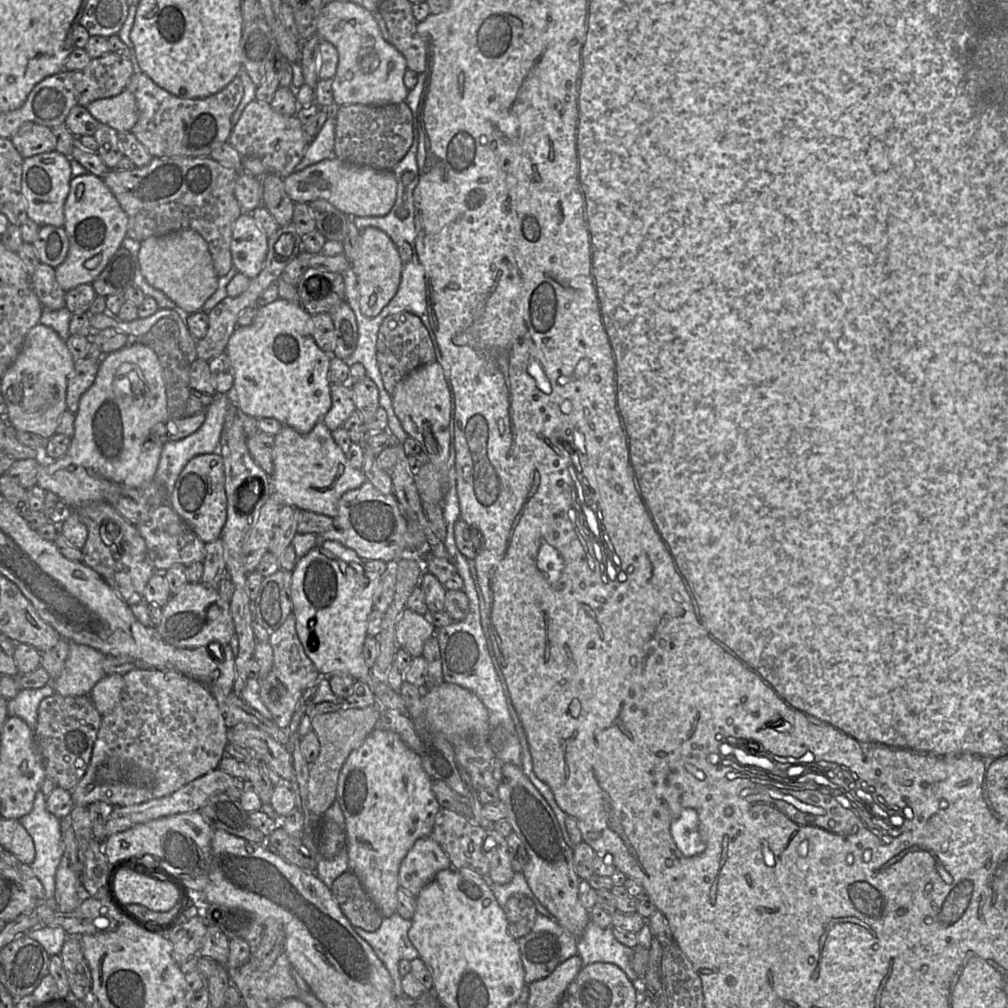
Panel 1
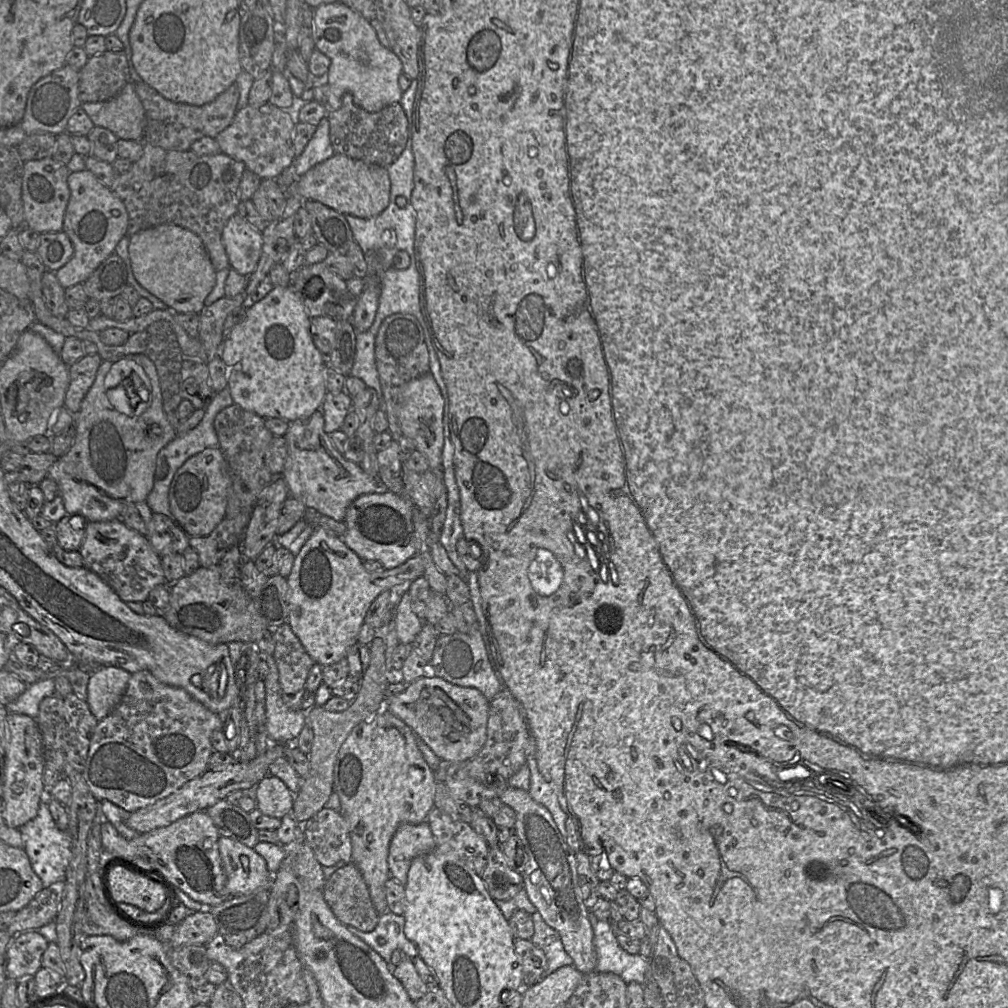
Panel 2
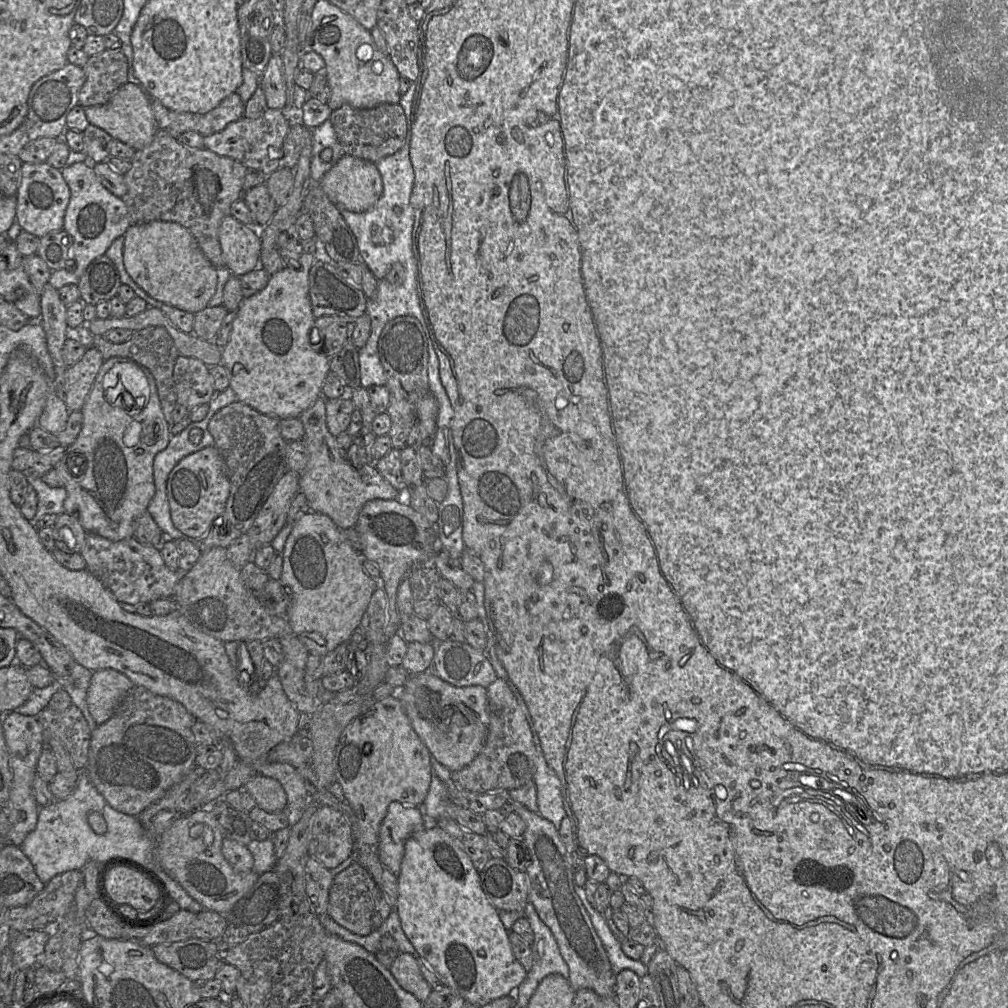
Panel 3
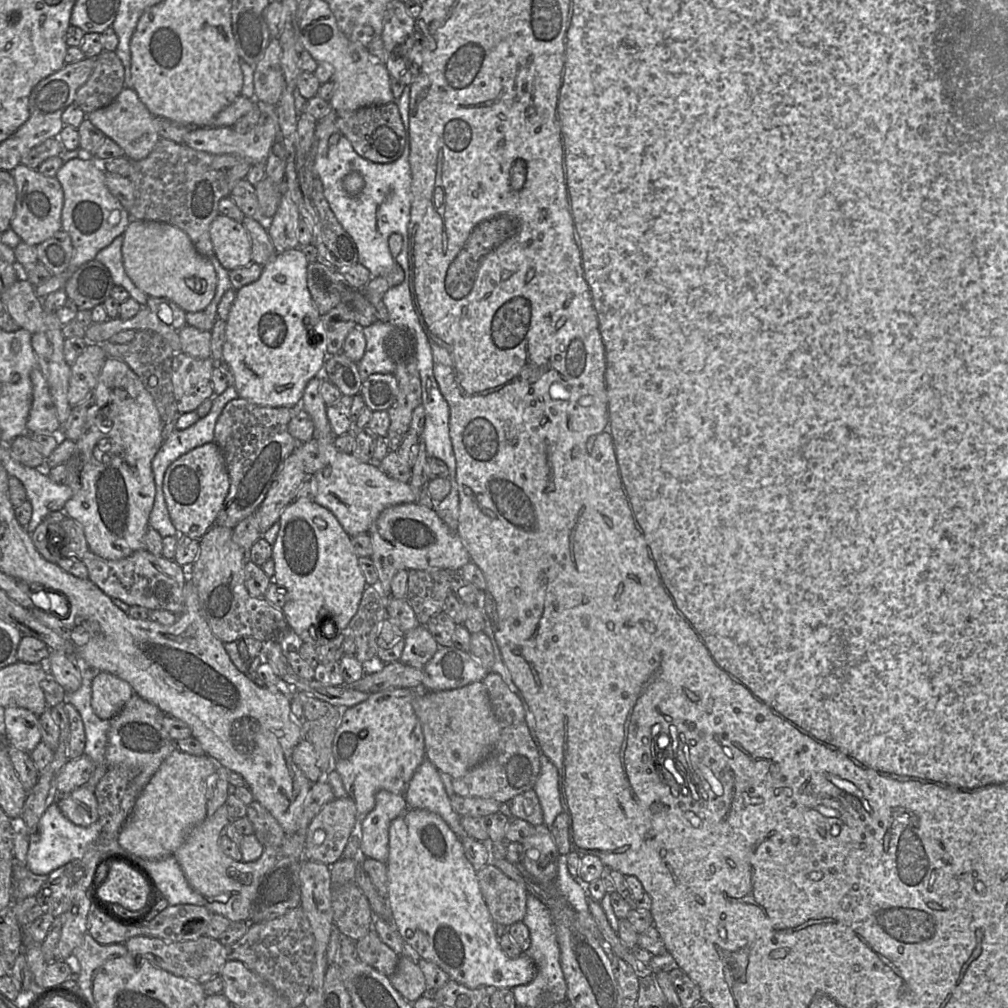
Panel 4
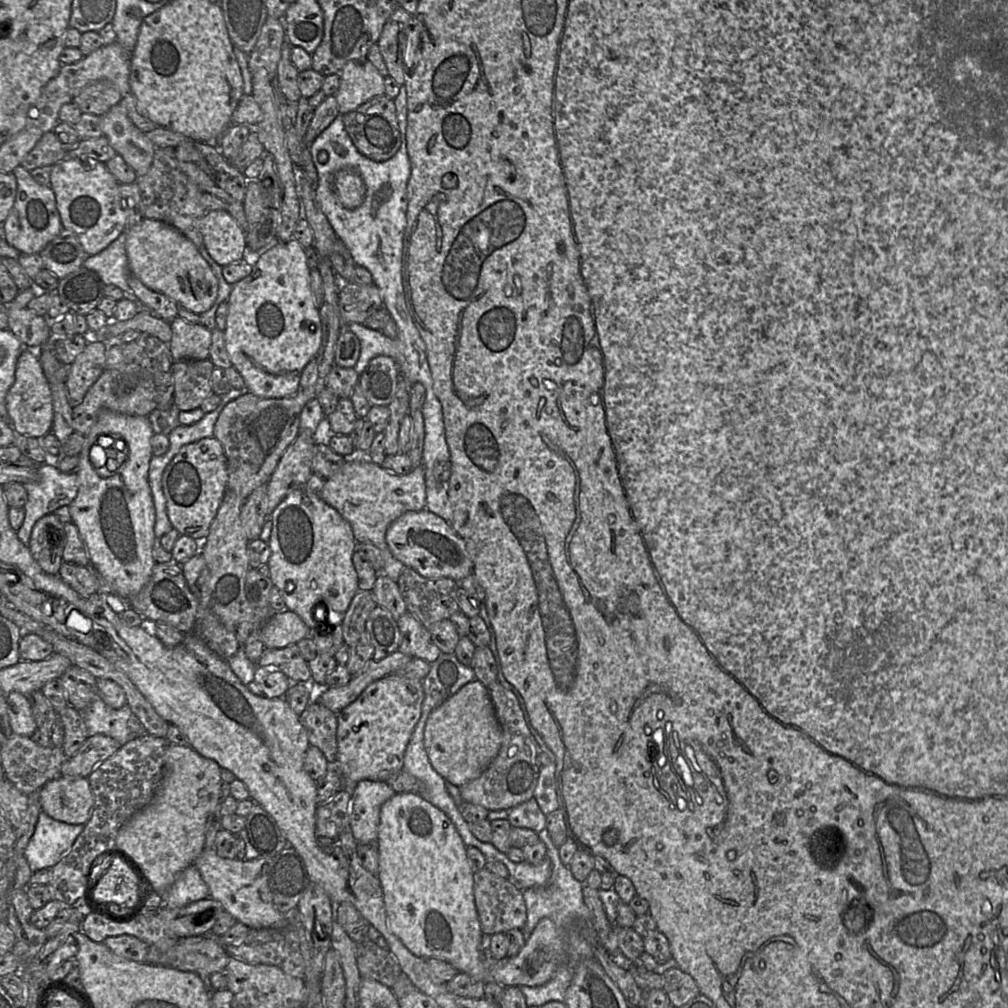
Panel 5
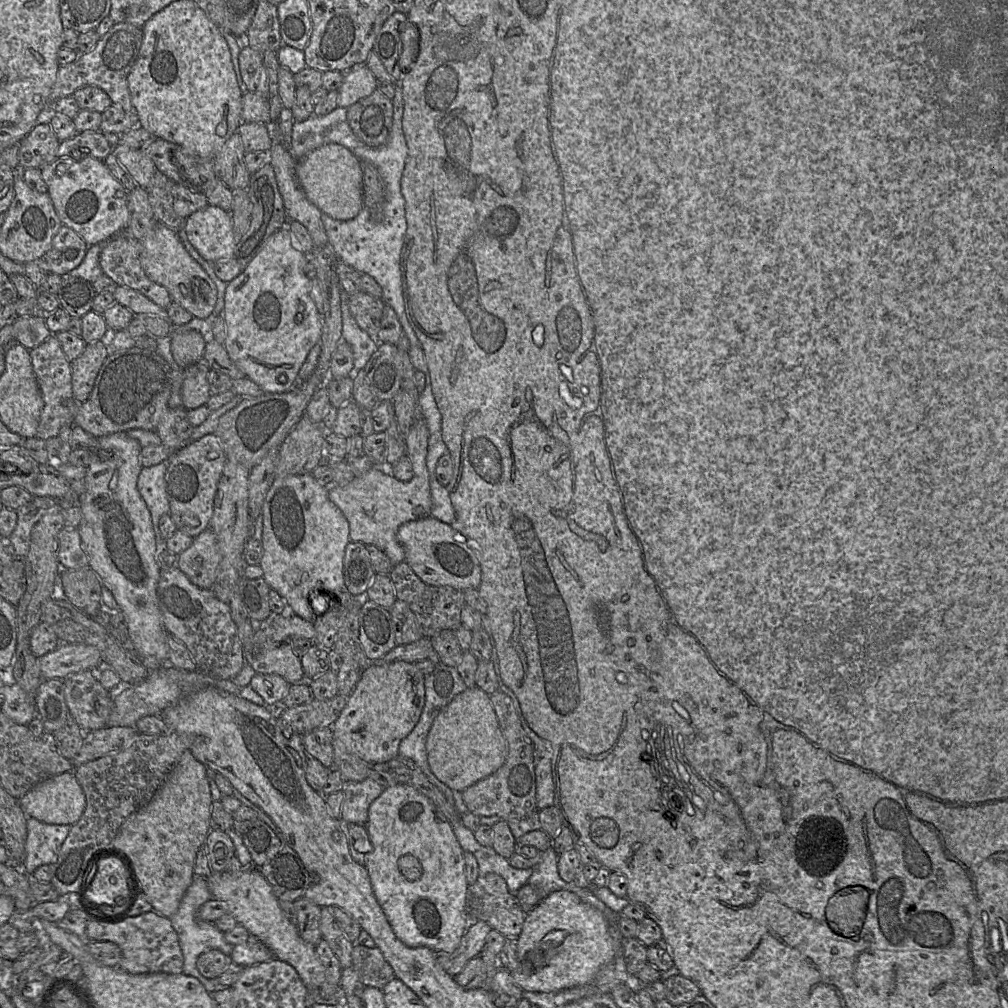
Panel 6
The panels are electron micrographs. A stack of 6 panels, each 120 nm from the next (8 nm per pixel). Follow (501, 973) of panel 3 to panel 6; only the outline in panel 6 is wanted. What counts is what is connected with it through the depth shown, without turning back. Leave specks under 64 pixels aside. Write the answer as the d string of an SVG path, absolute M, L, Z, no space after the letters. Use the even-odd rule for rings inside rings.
M396 785L385 788L380 796L371 803L368 809L368 819L364 826L373 846L373 850L365 855L364 867L367 869L375 898L381 906L396 937L409 947L427 947L437 954L455 951L469 928L467 902L469 885L465 876L464 850L461 848L450 822L426 796L410 786ZM559 890L548 895L527 913L518 937L517 968L511 975L524 991L555 992L591 982L597 972L621 950L623 936L618 922L609 922L602 912L583 902L574 892Z

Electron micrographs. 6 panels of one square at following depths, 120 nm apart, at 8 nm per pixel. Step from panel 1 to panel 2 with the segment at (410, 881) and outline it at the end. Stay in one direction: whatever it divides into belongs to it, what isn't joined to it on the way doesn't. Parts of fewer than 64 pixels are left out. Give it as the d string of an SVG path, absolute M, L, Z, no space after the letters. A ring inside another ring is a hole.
M426 821L416 825L401 824L389 845L388 866L391 876L404 886L412 860L433 851L436 847Z

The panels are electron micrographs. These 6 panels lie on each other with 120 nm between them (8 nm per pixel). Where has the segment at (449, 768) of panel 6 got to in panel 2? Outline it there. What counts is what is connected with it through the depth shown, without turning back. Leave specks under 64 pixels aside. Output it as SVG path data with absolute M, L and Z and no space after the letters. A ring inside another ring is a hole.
M427 673L406 689L385 699L384 709L402 720L442 762L468 762L487 738L489 701L476 688L462 687Z

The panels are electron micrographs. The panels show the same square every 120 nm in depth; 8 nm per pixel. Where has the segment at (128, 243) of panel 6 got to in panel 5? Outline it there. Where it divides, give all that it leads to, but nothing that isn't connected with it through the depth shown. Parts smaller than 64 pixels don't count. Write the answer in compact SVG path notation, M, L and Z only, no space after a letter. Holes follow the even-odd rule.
M130 275L128 284L144 309L151 311L168 322L178 317L180 307L169 297L149 289L134 275Z

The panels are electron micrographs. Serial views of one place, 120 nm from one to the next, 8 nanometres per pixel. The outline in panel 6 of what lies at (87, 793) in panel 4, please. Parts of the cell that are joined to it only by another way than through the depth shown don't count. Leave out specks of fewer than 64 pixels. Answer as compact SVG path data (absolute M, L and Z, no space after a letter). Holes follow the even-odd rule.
M68 771L43 780L18 800L29 817L47 824L75 824L82 816L85 793L74 772Z

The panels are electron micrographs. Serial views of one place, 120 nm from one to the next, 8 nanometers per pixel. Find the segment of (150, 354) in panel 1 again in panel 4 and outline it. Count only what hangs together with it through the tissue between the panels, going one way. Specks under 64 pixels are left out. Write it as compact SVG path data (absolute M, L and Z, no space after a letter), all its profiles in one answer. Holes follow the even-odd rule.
M107 357L92 394L93 403L87 411L82 434L76 441L73 455L64 463L67 469L67 485L71 487L73 496L65 503L63 510L66 516L76 520L83 527L91 552L104 559L119 560L137 550L145 549L144 537L150 527L149 517L156 495L152 461L165 441L165 422L162 421L152 395L146 390L140 378L120 359ZM117 373L126 374L127 378L133 380L137 391L136 397L120 399L112 392L112 379ZM101 439L107 439L111 448L102 460L97 460L94 457L94 450Z

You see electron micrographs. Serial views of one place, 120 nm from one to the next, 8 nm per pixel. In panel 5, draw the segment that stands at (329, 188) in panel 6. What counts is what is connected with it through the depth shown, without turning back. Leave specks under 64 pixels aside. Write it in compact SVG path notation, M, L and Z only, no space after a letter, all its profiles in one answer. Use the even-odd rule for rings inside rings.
M348 168L335 173L333 190L341 205L349 210L359 207L366 194L366 186L360 175Z

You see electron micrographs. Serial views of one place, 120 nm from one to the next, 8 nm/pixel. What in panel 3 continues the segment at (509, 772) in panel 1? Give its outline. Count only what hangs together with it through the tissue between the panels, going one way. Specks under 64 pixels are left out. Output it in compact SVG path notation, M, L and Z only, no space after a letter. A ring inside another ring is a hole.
M509 800L512 811L525 823L522 836L529 851L525 873L529 877L528 899L547 927L551 930L559 951L569 968L569 982L576 992L591 989L600 996L615 996L616 974L613 973L606 950L598 937L590 916L574 889L575 858L567 851L553 823L538 812Z

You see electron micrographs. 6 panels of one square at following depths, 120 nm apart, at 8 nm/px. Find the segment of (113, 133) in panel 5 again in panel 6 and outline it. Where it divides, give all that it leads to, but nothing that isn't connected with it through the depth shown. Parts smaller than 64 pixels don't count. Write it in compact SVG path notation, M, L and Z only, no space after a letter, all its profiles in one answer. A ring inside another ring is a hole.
M115 144L112 150L120 164L139 187L147 188L157 170L154 162L141 150Z

